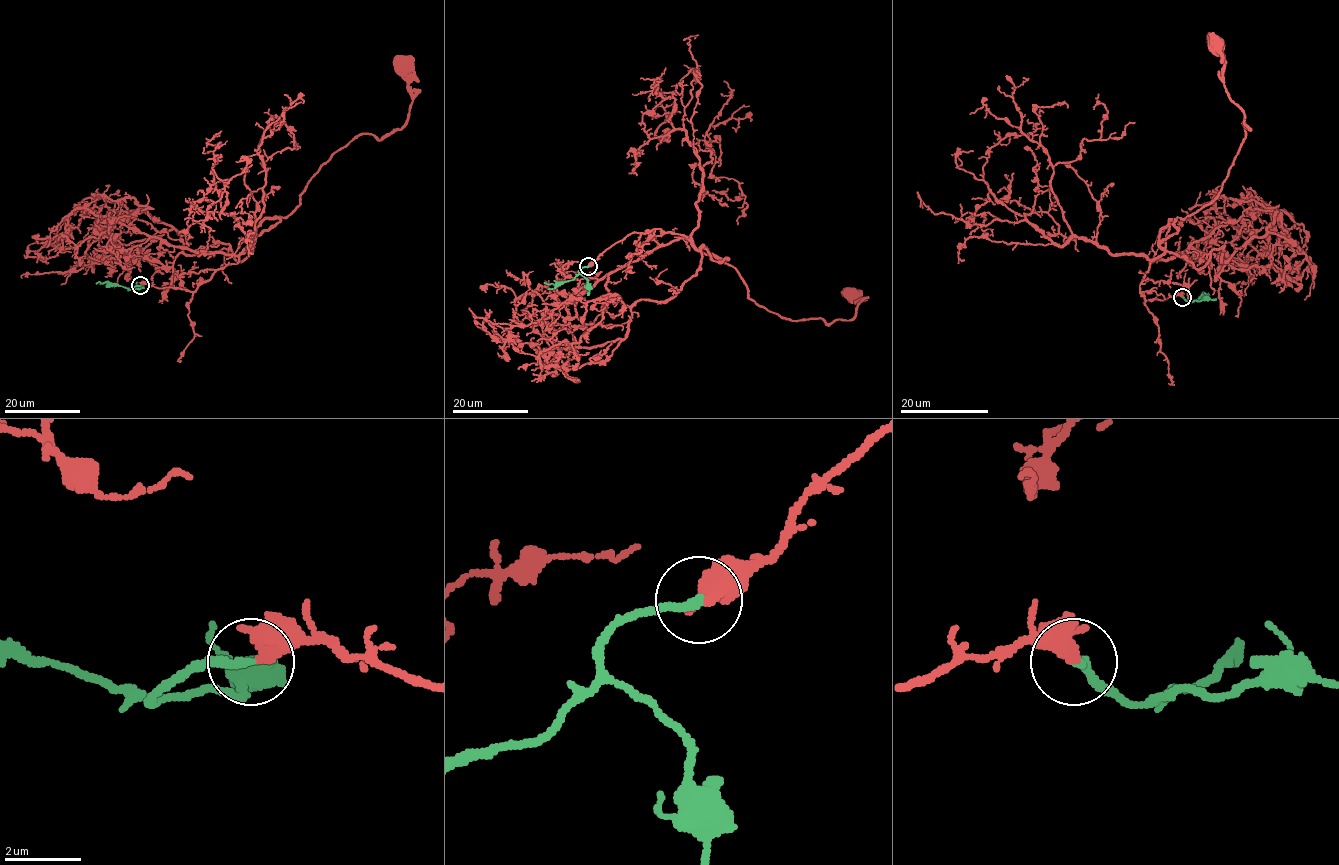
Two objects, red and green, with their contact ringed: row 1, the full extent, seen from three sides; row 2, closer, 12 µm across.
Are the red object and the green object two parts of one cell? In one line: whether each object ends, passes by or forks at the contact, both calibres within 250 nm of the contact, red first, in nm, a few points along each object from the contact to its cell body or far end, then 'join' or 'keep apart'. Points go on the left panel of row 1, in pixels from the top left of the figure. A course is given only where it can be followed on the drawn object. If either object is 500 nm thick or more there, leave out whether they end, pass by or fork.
red passes by; green ends there; 320 nm thick on the red side, 240 nm on the other; red runs (141, 286), (194, 291), (238, 261), (262, 222), (299, 204), (333, 155), (401, 127), (412, 103), (404, 66); green runs (140, 286), (130, 290), (108, 281), (96, 284); join

